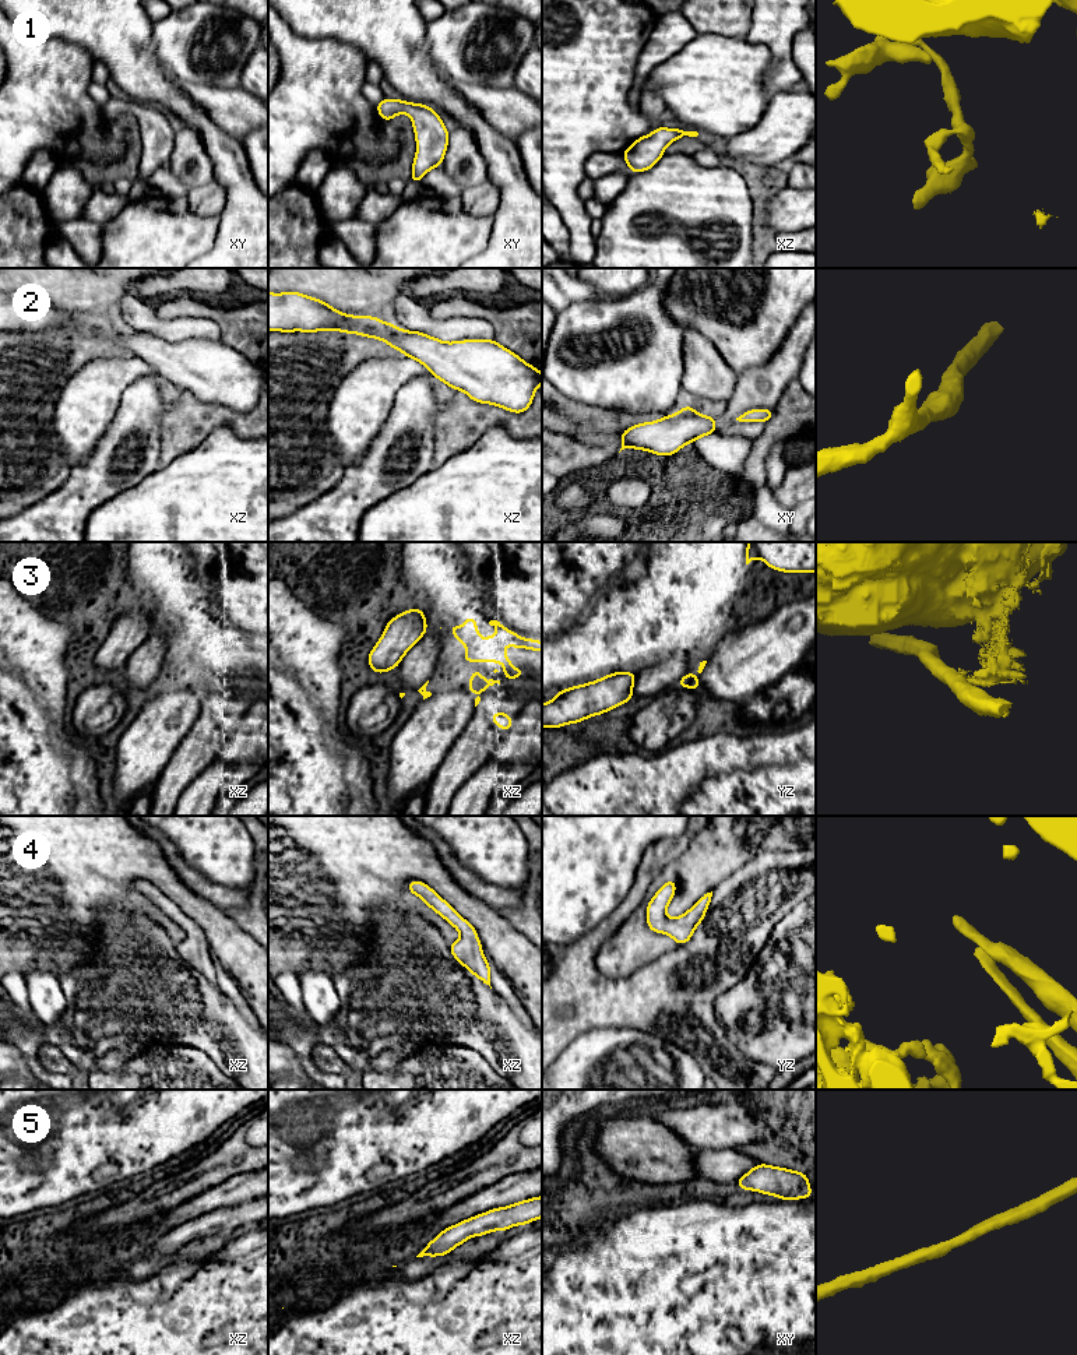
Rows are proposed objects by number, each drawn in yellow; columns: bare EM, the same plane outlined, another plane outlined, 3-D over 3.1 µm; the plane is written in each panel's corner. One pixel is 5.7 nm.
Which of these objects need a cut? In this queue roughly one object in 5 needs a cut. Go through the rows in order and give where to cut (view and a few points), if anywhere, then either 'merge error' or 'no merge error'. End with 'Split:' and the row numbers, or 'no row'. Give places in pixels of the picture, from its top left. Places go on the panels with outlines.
1: no cut | no merge error
2: no cut | no merge error
3: xz (426, 625), (423, 632) | merge error
4: no cut | no merge error
5: no cut | no merge error
Split: 3

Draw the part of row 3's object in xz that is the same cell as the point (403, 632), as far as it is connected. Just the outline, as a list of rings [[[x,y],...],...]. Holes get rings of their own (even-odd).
[[[409,609],[391,617],[367,657],[370,669],[380,675],[397,668],[404,655],[422,638],[425,626],[426,617],[420,609]]]

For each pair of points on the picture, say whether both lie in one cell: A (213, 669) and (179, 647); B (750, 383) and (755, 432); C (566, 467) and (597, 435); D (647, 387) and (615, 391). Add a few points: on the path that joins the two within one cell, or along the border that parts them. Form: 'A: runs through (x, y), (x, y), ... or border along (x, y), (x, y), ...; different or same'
A: runs through (203, 667), (190, 667), (180, 657); same
B: runs through (745, 397), (734, 408), (734, 421), (741, 428); same
C: border along (556, 432), (587, 444), (609, 446), (618, 453); different
D: runs through (639, 387), (623, 387); same

